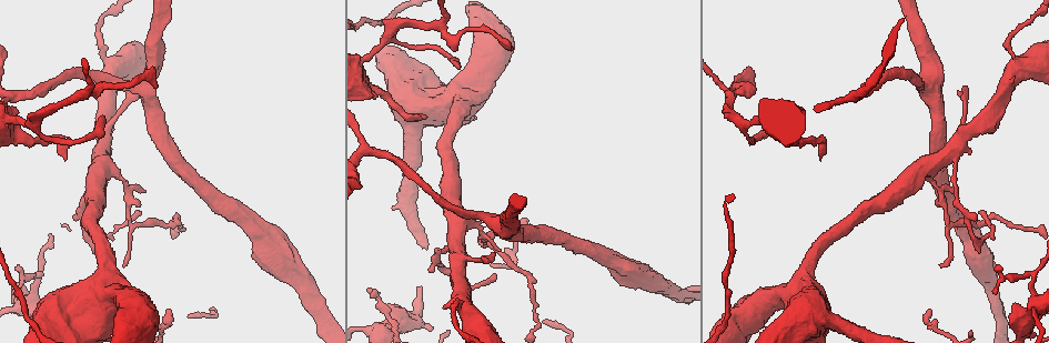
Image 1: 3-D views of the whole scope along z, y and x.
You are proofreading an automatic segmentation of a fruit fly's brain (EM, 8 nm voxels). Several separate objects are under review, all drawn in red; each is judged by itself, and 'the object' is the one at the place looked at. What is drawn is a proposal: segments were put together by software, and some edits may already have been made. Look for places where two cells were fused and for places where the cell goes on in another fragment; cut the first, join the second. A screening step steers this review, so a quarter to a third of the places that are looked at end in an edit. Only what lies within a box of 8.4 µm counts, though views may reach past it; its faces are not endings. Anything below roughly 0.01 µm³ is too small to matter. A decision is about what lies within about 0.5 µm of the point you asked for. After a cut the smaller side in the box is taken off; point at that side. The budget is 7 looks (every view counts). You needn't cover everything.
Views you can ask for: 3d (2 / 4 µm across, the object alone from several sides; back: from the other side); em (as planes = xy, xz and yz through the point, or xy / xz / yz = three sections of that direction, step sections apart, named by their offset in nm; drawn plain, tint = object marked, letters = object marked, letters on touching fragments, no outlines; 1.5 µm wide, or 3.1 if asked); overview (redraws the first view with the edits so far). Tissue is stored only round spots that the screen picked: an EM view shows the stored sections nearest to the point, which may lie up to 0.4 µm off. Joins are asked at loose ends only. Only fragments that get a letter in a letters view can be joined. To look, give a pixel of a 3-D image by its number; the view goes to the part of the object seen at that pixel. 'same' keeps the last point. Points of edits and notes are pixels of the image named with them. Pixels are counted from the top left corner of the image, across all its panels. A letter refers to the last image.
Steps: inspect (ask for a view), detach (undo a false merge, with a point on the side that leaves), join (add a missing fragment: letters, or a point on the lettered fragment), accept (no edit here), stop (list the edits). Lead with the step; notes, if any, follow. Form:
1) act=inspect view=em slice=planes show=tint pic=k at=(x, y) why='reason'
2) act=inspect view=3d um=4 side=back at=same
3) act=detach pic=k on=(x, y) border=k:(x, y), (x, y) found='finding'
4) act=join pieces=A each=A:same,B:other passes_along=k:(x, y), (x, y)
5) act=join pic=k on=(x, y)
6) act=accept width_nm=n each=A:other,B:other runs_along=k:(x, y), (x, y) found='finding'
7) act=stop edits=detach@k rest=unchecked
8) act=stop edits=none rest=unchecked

act=inspect view=3d um=2 pic=1 at=(493, 263) why='branch stops here'

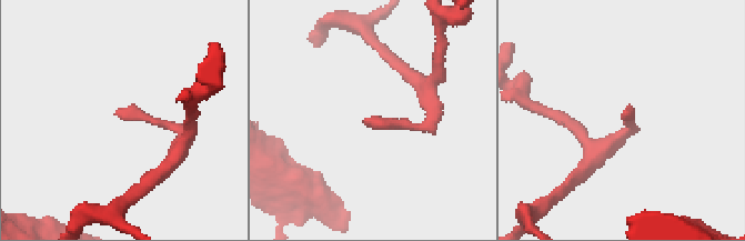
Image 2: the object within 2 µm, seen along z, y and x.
act=inspect view=em slice=planes show=letters pic=2 at=(118, 108)

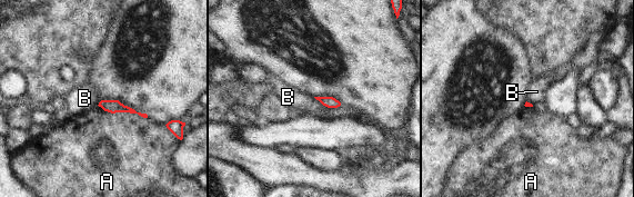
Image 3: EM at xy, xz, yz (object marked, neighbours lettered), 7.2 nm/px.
act=accept each=A:other,B:other border=3:(313, 97), (329, 108) found='no lettered fragment goes on from it'

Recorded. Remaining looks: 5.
act=inspect view=em slice=planes show=letters pic=1 at=(483, 242) why='abrupt turn'

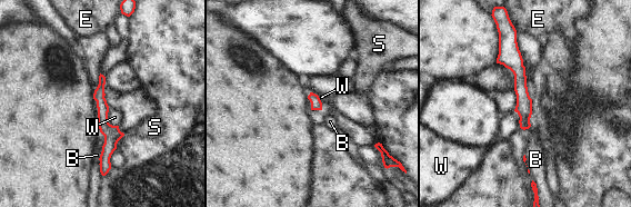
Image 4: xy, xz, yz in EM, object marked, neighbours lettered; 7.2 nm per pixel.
act=accept longest_contact=W:150nm each=B:other,E:other,S:other,W:other found='all the same cell'

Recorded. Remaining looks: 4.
act=inspect view=em slice=yz step=8 show=tint pic=1 at=(732, 95) why='sharp bend'

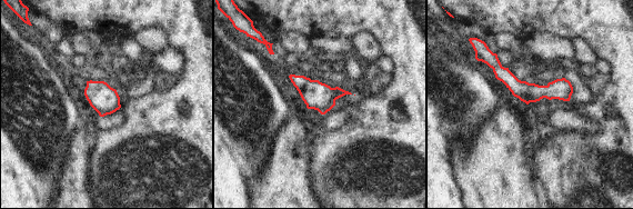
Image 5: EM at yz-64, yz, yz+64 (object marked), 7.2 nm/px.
act=inspect view=em slice=planes show=tint at=same

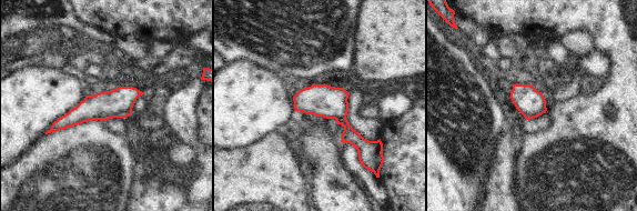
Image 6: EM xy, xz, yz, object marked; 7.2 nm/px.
act=inspect view=em slice=planes show=letters at=same

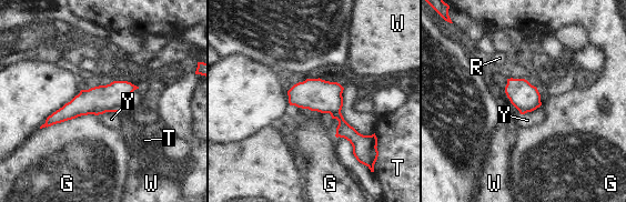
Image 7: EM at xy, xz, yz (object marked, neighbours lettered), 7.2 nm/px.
act=accept each=G:other,R:other,T:other,W:other,Y:other border=7:(97, 114), (81, 114), (40, 129) found='all the same cell'

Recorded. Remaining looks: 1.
act=stop edits=none rest=unchecked

